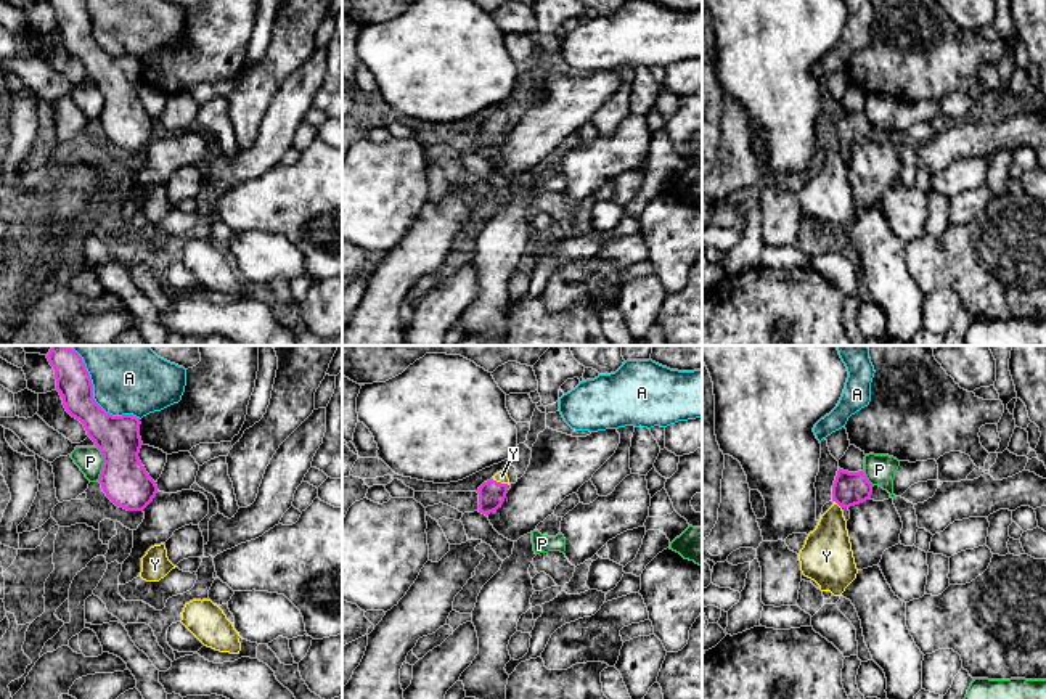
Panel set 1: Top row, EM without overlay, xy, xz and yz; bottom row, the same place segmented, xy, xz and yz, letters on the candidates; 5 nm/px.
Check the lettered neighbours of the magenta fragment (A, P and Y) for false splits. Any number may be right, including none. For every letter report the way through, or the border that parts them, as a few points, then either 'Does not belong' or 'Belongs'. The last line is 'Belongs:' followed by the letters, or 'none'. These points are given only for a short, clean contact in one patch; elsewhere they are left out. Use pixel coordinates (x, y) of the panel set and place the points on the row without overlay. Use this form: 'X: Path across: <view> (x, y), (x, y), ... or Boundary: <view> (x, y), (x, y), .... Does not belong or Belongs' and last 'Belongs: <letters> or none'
A: Does not belong
P: Does not belong
Y: Path across: xz (492, 134), (500, 122), (502, 116). Belongs
Belongs: Y

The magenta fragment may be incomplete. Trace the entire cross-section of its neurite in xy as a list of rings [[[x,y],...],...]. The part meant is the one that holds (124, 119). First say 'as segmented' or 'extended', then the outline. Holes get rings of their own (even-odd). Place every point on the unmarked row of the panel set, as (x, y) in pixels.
as segmented; [[[48,0],[66,51],[79,59],[103,95],[98,122],[106,137],[127,151],[143,151],[157,125],[141,104],[140,58],[112,56],[93,39],[93,24],[84,0]]]

